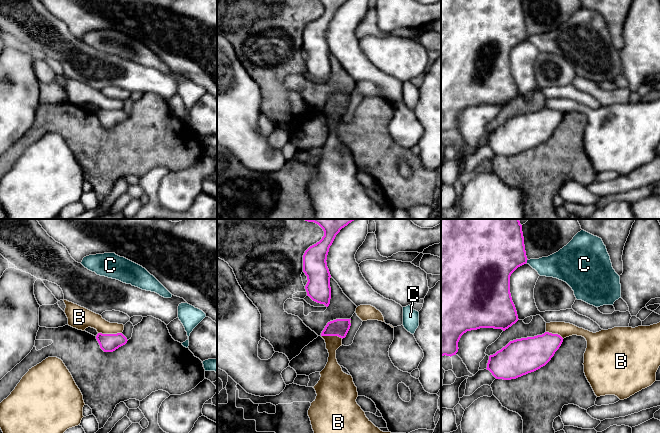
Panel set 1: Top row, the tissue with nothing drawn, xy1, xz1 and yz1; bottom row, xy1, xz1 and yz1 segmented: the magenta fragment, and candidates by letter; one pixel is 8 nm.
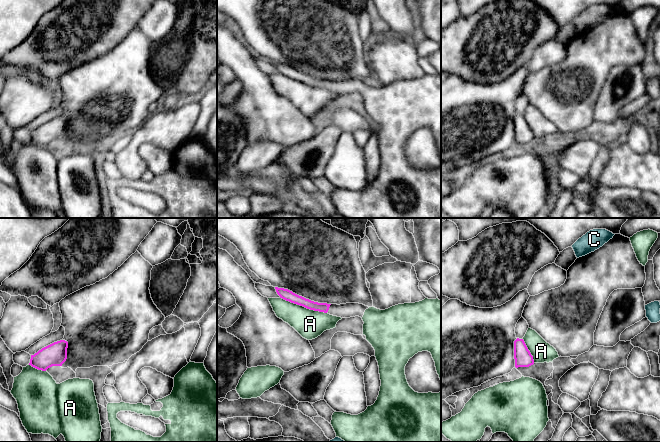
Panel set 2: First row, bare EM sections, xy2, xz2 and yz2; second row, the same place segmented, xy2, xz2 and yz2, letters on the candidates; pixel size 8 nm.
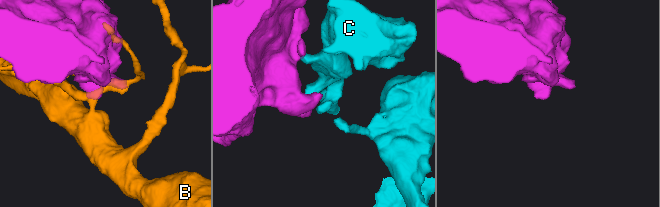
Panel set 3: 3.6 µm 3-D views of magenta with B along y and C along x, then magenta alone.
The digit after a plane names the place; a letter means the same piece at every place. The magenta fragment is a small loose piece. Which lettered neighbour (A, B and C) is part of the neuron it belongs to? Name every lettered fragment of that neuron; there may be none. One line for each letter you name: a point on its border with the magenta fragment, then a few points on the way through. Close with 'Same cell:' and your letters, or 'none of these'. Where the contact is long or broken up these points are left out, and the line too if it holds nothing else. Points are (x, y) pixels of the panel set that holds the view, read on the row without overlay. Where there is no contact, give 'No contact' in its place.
A: Touches magenta at xz2 (303, 82)
Same cell: A

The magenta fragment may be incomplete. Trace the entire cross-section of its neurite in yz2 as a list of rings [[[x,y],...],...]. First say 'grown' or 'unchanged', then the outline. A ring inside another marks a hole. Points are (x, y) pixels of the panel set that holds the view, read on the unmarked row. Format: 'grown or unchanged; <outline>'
grown; [[[528,104],[522,115],[514,117],[515,143],[529,143],[534,139],[553,138],[558,134],[556,125],[535,106]]]

